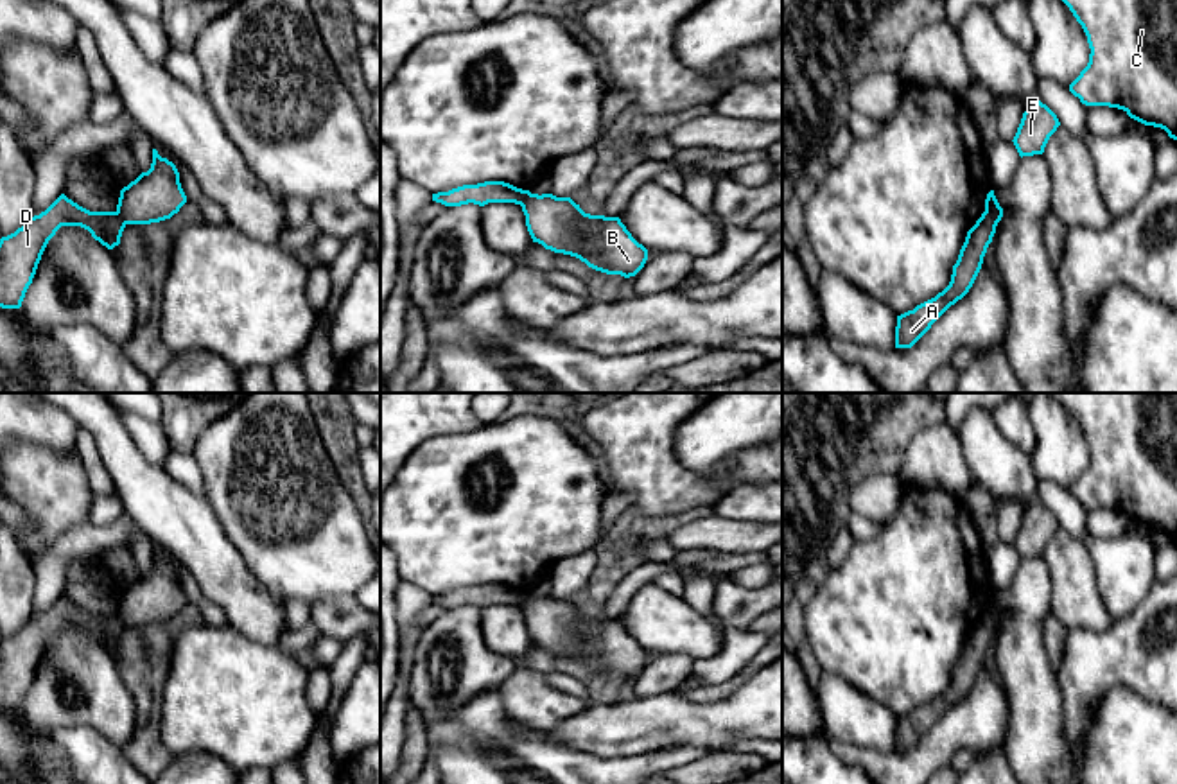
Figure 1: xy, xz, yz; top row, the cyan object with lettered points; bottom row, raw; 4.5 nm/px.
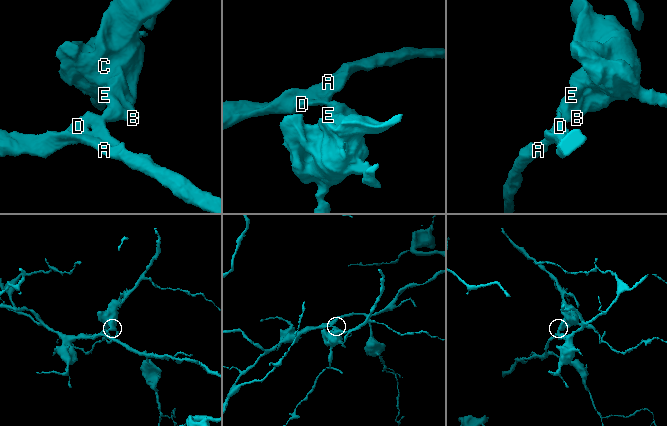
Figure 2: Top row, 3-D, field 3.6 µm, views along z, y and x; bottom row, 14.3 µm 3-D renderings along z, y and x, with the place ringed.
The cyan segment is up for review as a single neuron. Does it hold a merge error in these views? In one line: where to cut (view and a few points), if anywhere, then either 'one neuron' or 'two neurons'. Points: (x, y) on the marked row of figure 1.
cut in xz along (528, 191), (519, 203); two neurons

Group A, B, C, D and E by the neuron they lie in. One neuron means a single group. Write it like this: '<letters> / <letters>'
A D / B C E

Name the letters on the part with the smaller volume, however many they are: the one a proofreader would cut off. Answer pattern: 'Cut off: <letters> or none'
Cut off: B, C, E

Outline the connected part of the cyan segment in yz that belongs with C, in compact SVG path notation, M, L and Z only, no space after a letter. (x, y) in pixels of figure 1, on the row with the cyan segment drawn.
M1062 0L1082 25L1089 63L1069 84L1085 106L1123 109L1177 140L1177 0Z

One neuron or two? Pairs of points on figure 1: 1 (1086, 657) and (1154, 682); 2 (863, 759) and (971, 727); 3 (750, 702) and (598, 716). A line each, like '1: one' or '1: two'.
1: one
2: one
3: one

